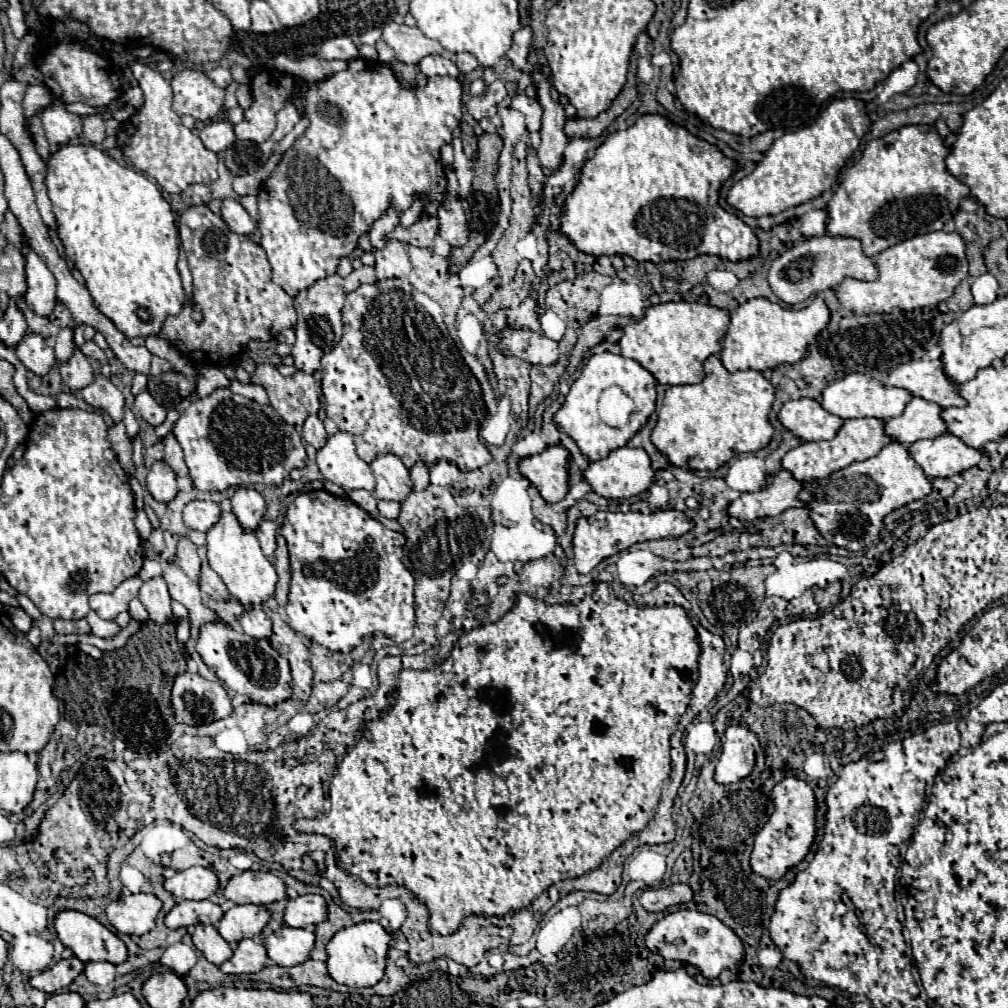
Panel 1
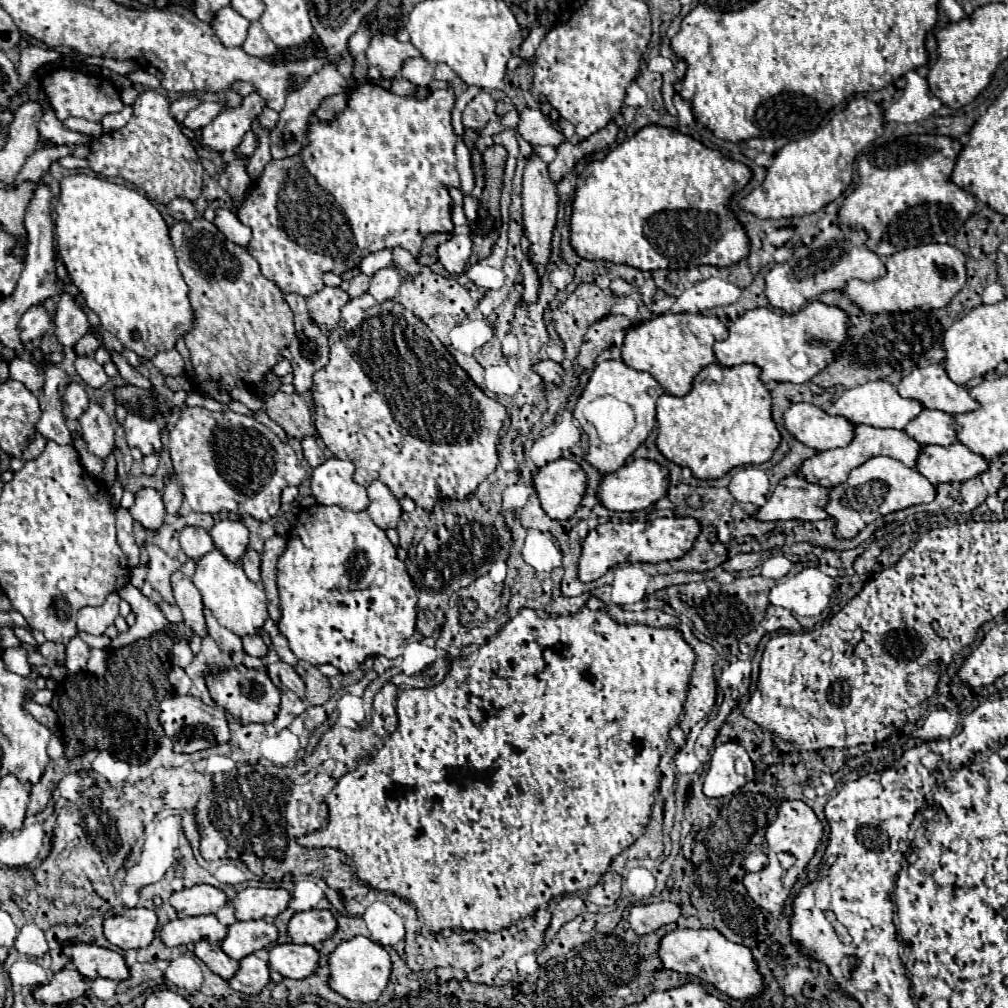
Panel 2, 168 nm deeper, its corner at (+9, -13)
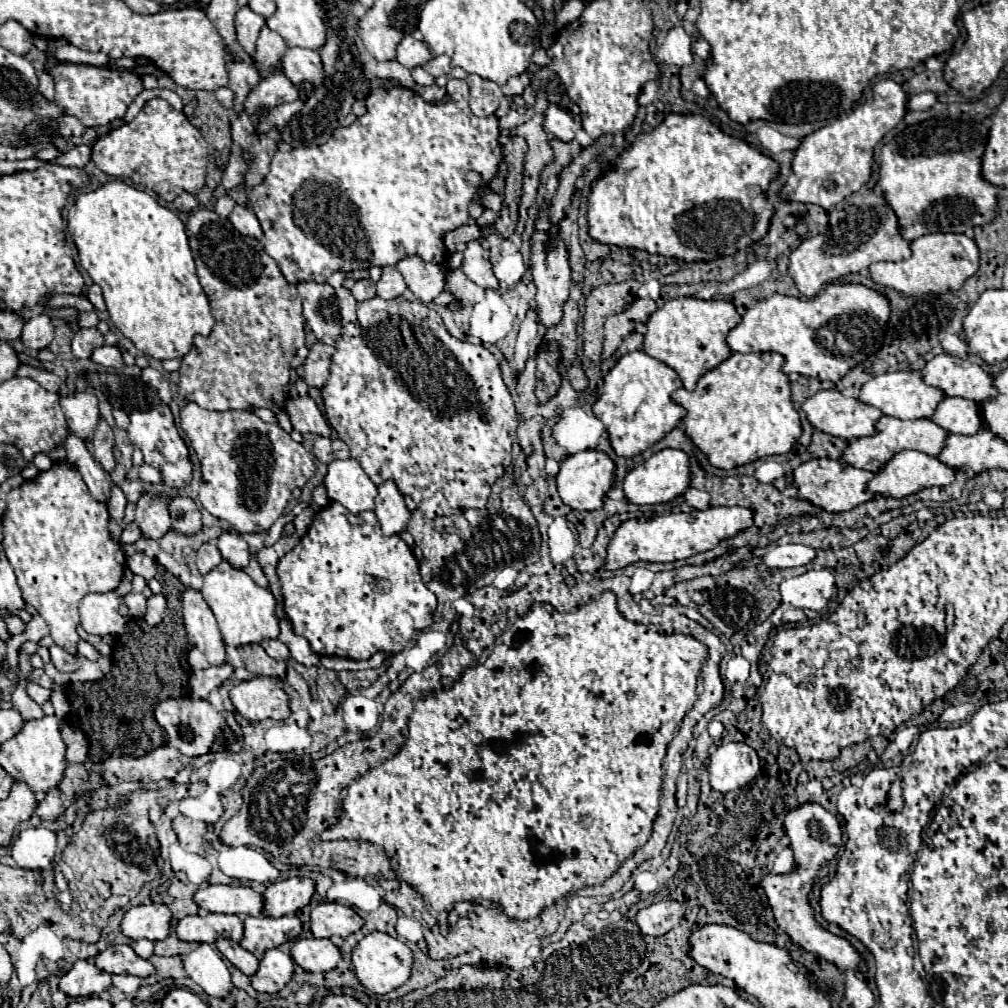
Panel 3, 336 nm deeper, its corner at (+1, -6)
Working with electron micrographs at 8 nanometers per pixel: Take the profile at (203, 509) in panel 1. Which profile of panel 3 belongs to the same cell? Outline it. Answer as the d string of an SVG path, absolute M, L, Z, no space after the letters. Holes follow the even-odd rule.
M203 543L197 551L197 569L201 575L207 575L207 571L213 571L221 563L221 553L215 545Z

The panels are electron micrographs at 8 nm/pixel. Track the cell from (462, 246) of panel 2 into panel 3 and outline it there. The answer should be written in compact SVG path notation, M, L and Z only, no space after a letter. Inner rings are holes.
M469 241L467 249L463 251L465 261L461 265L461 271L479 287L483 289L499 289L499 281L495 279L491 271L489 251L479 245L479 241Z

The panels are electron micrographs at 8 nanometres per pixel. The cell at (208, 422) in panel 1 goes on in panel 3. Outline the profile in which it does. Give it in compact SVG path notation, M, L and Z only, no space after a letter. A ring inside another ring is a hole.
M187 403L181 409L181 429L185 431L191 447L195 449L201 461L201 487L199 501L201 505L217 519L229 523L237 533L261 533L271 529L271 525L283 515L291 491L295 487L303 487L309 477L315 473L313 455L297 441L289 437L279 425L271 425L261 421L255 413L247 411L207 411L197 403Z

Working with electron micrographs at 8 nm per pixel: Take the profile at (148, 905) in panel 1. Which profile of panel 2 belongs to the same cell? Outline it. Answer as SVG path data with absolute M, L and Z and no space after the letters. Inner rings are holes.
M125 908L123 914L105 918L105 938L123 948L147 948L153 940L157 926L157 914L147 908Z

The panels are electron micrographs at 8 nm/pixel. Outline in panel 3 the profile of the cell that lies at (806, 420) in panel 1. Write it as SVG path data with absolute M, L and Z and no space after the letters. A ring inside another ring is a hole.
M825 389L825 391L819 391L815 395L811 395L803 407L801 407L805 413L807 413L807 419L811 421L811 425L823 433L829 433L833 437L841 437L841 439L847 439L847 441L853 441L853 439L859 439L859 437L865 437L865 435L873 435L877 433L875 431L875 423L883 417L883 413L855 397L845 397L841 391L837 389Z

